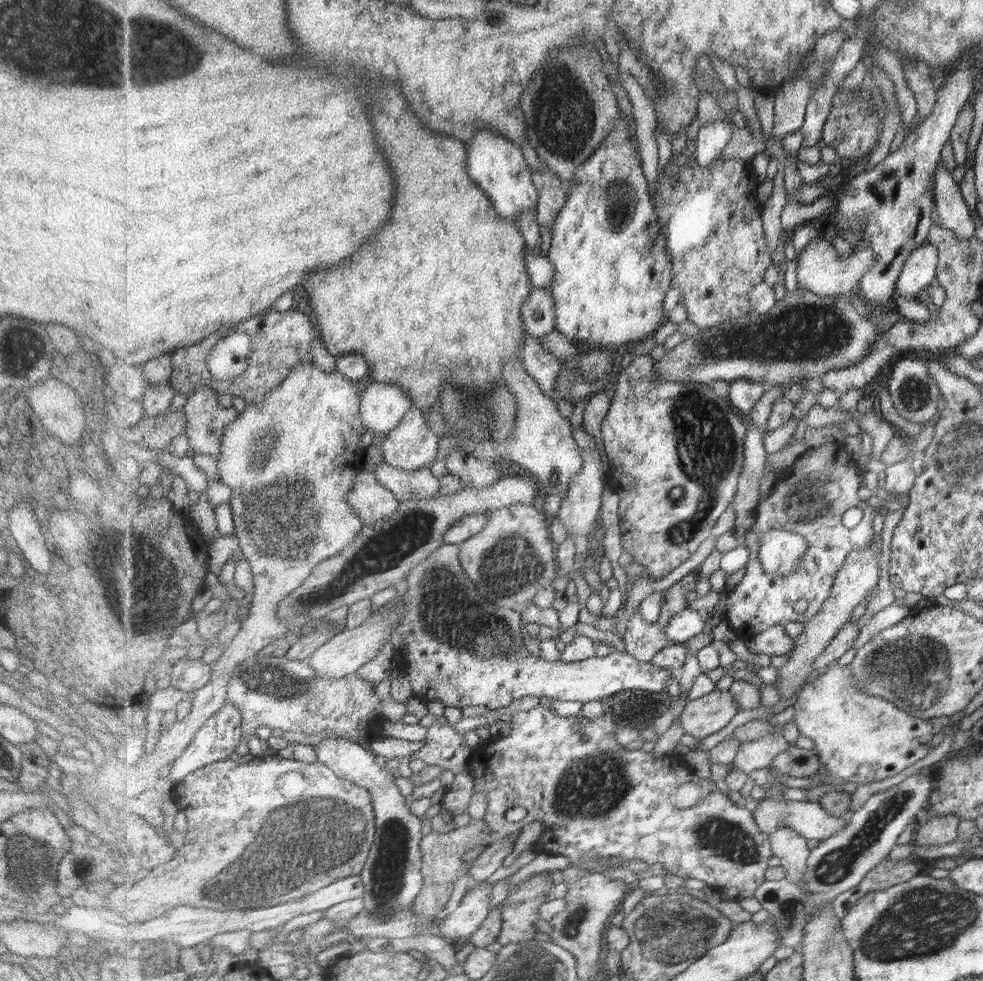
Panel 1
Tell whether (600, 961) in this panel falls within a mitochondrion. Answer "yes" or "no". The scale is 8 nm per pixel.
no

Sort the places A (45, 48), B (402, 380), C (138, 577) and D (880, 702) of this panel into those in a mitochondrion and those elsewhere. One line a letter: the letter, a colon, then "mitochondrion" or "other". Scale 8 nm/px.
A: mitochondrion
B: other
C: mitochondrion
D: mitochondrion

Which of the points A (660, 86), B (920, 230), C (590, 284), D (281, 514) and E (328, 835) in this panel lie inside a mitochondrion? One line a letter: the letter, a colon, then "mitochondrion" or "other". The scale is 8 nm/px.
A: other
B: other
C: other
D: mitochondrion
E: mitochondrion

